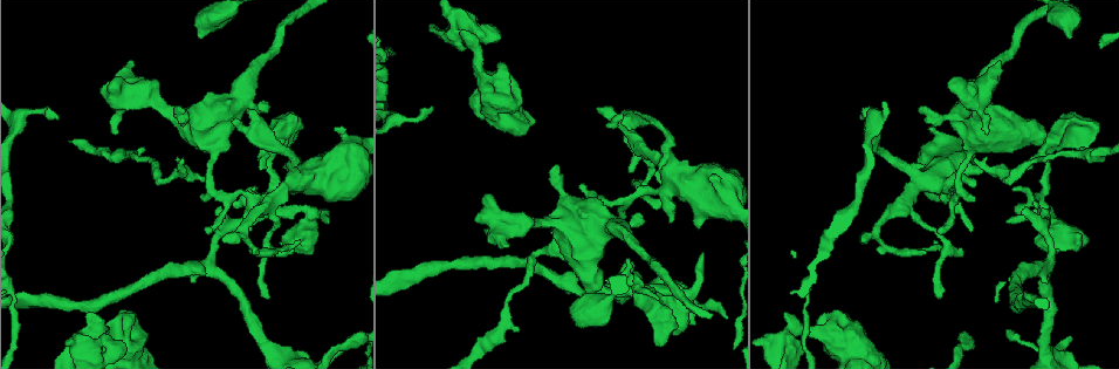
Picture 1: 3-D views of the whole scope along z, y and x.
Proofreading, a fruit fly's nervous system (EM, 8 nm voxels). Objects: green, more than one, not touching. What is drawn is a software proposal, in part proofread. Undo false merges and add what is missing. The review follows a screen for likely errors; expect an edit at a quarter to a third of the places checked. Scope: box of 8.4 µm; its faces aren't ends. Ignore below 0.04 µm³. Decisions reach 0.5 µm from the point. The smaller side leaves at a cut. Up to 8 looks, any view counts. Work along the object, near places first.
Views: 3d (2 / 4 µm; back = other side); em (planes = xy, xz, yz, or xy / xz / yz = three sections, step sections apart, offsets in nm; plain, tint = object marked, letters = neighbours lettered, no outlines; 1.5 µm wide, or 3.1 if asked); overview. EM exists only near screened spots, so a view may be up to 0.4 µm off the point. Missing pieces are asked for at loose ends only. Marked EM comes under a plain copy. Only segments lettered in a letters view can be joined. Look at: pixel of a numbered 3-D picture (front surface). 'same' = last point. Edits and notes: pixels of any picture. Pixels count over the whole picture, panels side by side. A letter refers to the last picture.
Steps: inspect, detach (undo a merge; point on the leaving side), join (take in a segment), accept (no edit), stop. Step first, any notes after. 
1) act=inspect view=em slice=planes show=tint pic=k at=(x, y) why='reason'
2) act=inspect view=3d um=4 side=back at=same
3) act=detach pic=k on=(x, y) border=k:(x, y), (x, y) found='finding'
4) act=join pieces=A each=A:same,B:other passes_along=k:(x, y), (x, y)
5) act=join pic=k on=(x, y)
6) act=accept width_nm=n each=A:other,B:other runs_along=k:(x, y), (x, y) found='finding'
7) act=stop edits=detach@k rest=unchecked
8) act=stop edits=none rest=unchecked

act=inspect view=em slice=xy step=8 show=tint pic=1 at=(862, 118)

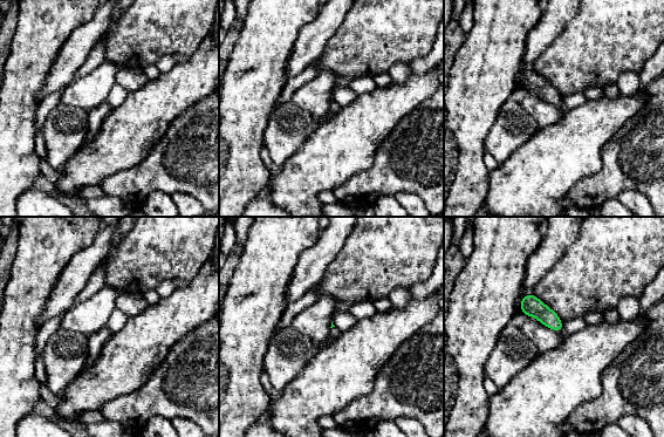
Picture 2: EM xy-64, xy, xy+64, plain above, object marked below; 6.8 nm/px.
act=inspect view=em slice=planes show=letters at=same

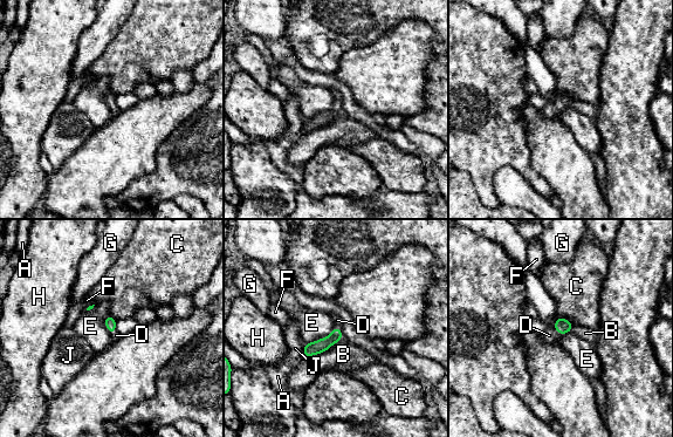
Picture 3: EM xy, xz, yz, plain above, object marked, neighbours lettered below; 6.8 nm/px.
act=join pieces=D each=A:other,B:other,C:other,D:same,E:other,F:other,G:other,H:other,J:other passes_along=3:(562, 326), (556, 330), (549, 335) found='it goes on there'

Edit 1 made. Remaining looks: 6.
act=inspect view=overview

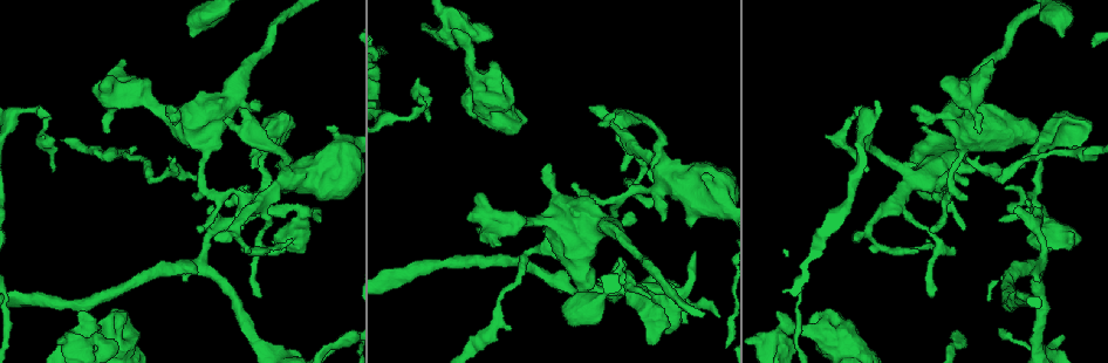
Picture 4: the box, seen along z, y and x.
act=inspect view=em slice=planes show=letters pic=4 at=(548, 164) why='branch stops here'

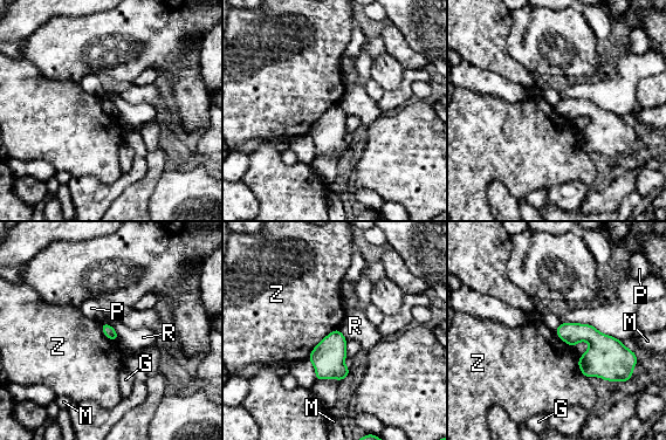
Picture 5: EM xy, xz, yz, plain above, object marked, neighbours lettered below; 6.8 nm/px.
act=accept each=G:other,M:other,P:other,R:other,Z:other border=5:(338, 328), (330, 331), (307, 358) found='none of them fits'

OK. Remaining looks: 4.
act=inspect view=em slice=yz step=8 show=letters pic=4 at=(573, 185) why='branch stops here'

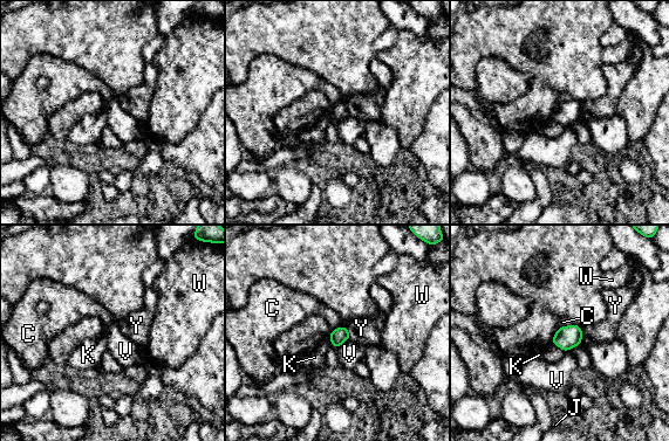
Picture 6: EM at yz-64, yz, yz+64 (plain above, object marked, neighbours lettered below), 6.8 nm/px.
act=accept longest_contact=V:140nm each=C:other,J:other,K:other,V:other,W:other,Y:other border=6:(350, 336), (336, 349) found='no lettered segment goes on from it'

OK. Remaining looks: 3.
act=stop edits=join@3 rest=unchecked

